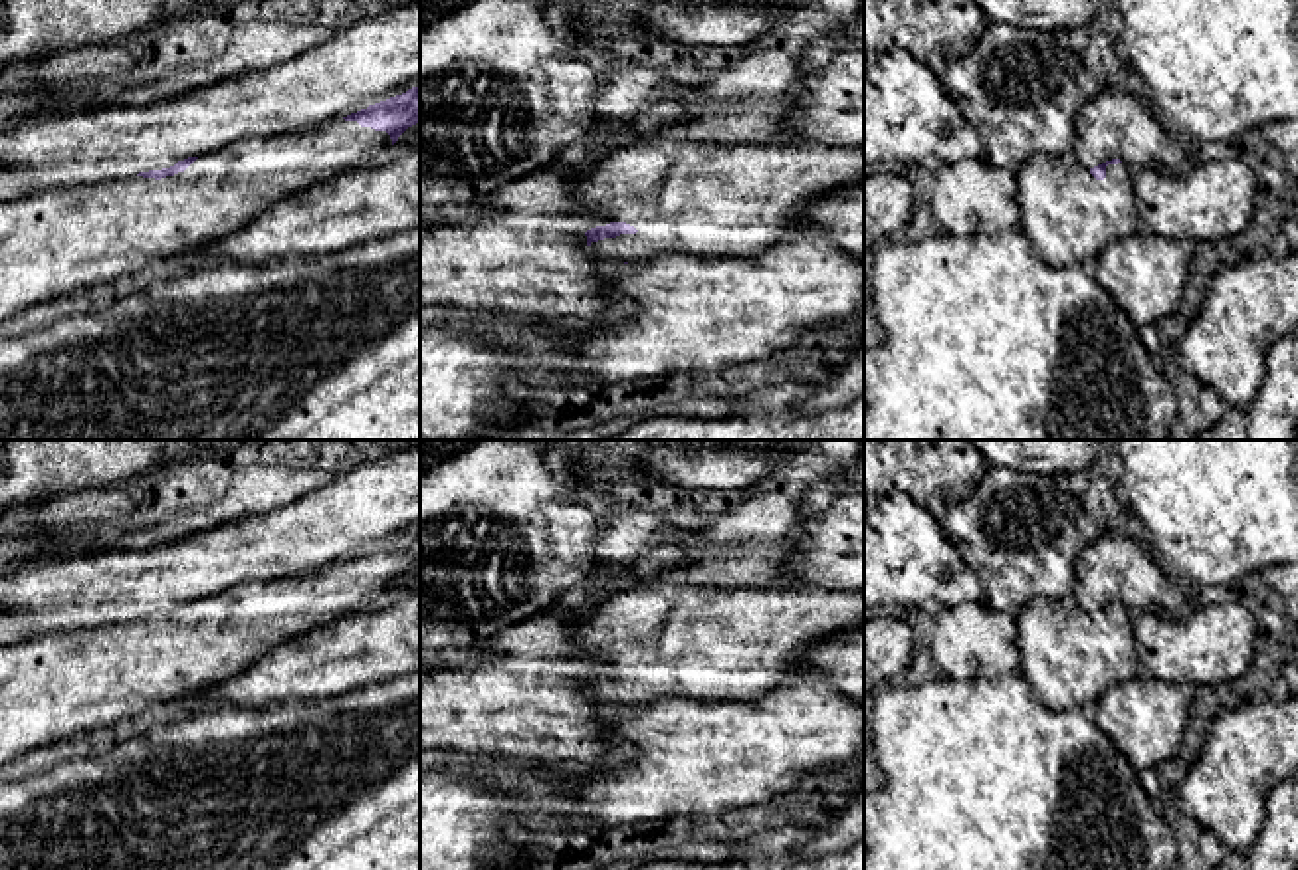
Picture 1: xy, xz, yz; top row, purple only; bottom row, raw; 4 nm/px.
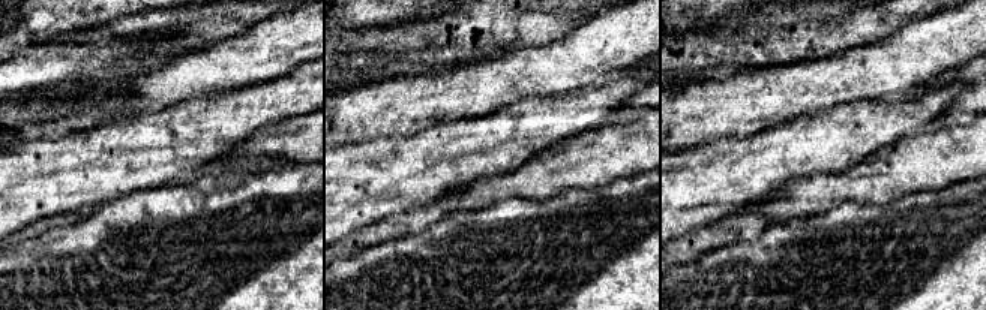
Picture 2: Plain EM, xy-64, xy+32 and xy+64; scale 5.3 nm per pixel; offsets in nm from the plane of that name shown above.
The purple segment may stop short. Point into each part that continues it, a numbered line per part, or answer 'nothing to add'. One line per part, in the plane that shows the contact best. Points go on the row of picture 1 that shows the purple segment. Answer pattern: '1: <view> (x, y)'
1: xz (684, 195)

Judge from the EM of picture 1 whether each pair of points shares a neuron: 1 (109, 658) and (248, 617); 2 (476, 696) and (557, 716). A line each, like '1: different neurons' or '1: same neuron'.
1: same neuron
2: same neuron

